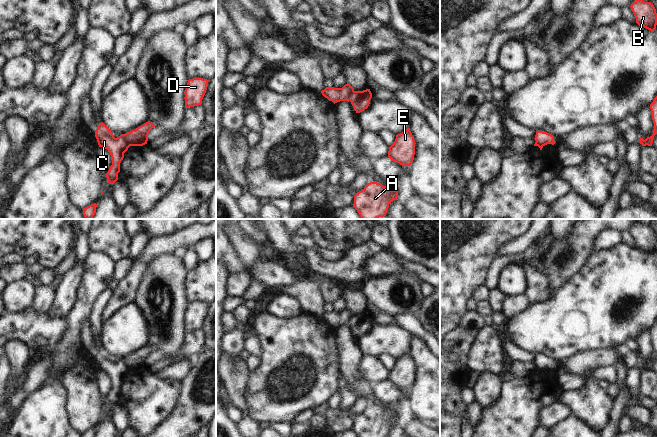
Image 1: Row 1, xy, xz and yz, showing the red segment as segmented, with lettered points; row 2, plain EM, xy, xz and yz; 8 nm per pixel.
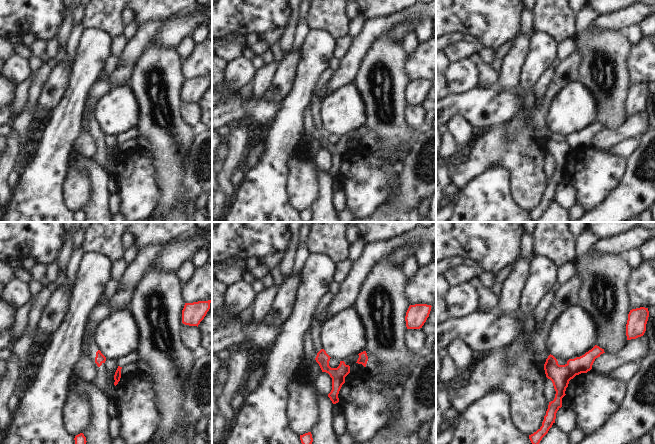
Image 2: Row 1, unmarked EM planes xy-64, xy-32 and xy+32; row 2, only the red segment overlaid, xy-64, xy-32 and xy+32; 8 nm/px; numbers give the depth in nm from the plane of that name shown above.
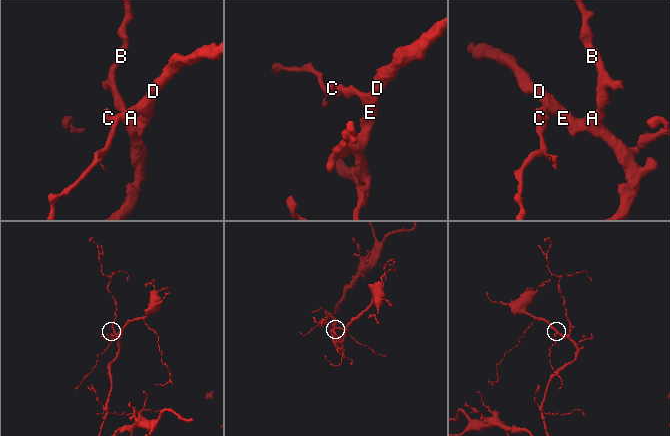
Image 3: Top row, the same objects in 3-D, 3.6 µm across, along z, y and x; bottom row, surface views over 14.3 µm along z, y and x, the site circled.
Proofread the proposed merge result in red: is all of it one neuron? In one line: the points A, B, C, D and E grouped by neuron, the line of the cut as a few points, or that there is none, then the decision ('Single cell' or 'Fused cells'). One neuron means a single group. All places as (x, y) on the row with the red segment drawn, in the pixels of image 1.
Groups: A B D E / C. Split along xy (124, 134), (131, 145). Fused cells

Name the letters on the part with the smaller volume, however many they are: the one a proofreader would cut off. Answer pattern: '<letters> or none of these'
C

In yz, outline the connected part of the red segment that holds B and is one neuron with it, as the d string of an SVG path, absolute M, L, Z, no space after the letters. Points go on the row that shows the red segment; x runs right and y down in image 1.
M636 0L631 4L632 12L636 18L636 23L639 26L654 31L657 25L657 13L654 5L651 2Z

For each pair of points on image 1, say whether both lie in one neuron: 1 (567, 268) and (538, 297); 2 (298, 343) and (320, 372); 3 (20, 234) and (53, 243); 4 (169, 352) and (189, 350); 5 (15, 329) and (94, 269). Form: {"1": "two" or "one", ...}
{"1": "two", "2": "one", "3": "one", "4": "two", "5": "two"}

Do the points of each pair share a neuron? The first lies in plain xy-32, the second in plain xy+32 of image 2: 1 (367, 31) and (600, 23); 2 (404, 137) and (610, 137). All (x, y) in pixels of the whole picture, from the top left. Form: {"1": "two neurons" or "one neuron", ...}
{"1": "one neuron", "2": "two neurons"}

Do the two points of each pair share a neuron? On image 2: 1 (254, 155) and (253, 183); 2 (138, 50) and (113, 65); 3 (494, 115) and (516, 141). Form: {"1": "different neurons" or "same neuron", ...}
{"1": "different neurons", "2": "different neurons", "3": "different neurons"}

